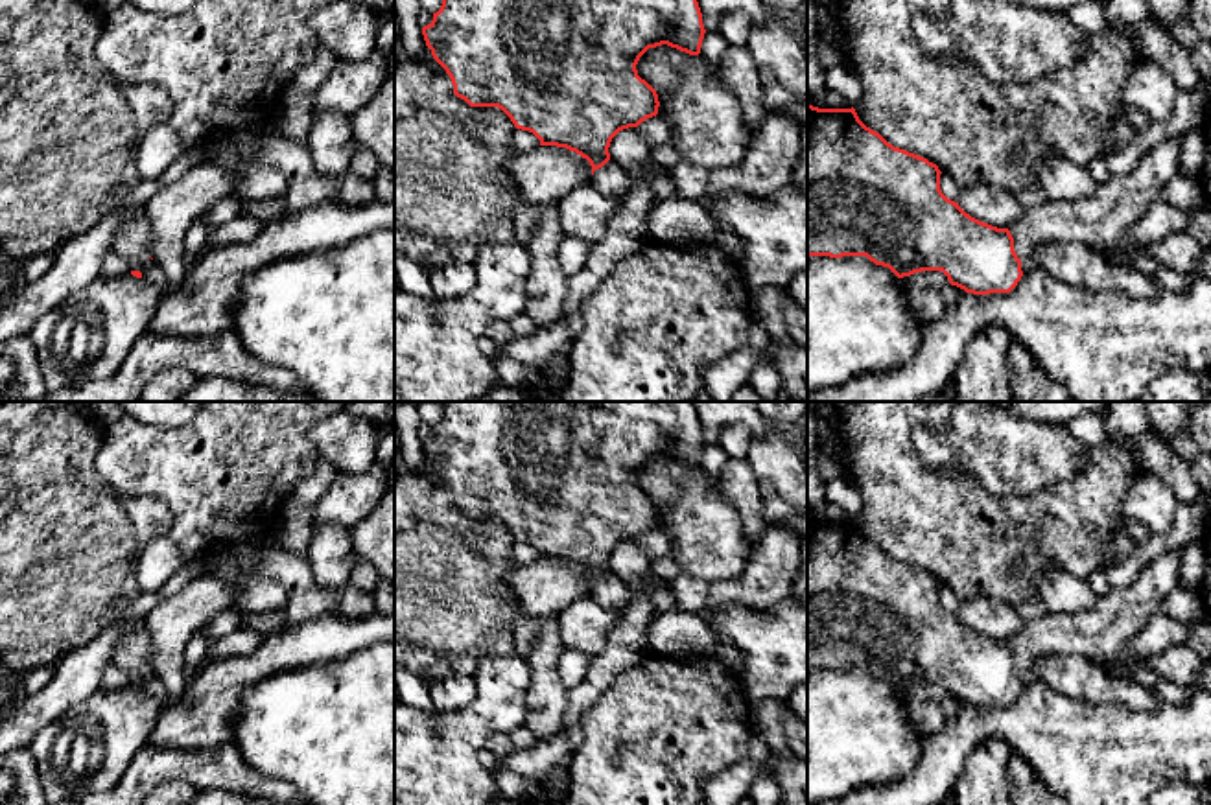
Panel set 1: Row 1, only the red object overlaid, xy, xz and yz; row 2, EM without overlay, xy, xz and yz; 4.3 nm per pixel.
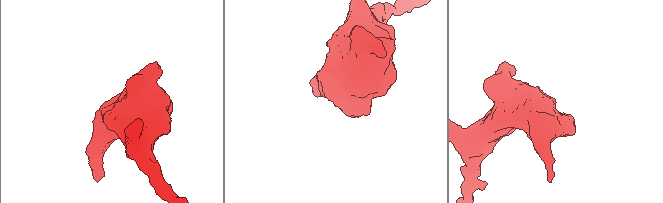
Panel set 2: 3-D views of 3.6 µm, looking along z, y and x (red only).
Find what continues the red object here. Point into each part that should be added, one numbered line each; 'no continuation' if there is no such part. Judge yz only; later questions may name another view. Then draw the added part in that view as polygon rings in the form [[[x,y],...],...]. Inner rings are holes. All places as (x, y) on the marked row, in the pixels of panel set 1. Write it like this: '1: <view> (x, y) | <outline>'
1: yz (1101, 221) | [[[1182,134],[1154,144],[1130,173],[1097,184],[1091,197],[1025,208],[1008,227],[1017,258],[1032,256],[1049,241],[1080,241],[1100,254],[1119,247],[1165,182],[1180,173],[1180,146]]]

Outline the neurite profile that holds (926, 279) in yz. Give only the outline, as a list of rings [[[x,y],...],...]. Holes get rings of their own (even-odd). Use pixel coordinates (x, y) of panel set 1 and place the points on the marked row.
[[[922,271],[909,276],[909,284],[946,291],[951,284],[942,271]]]

